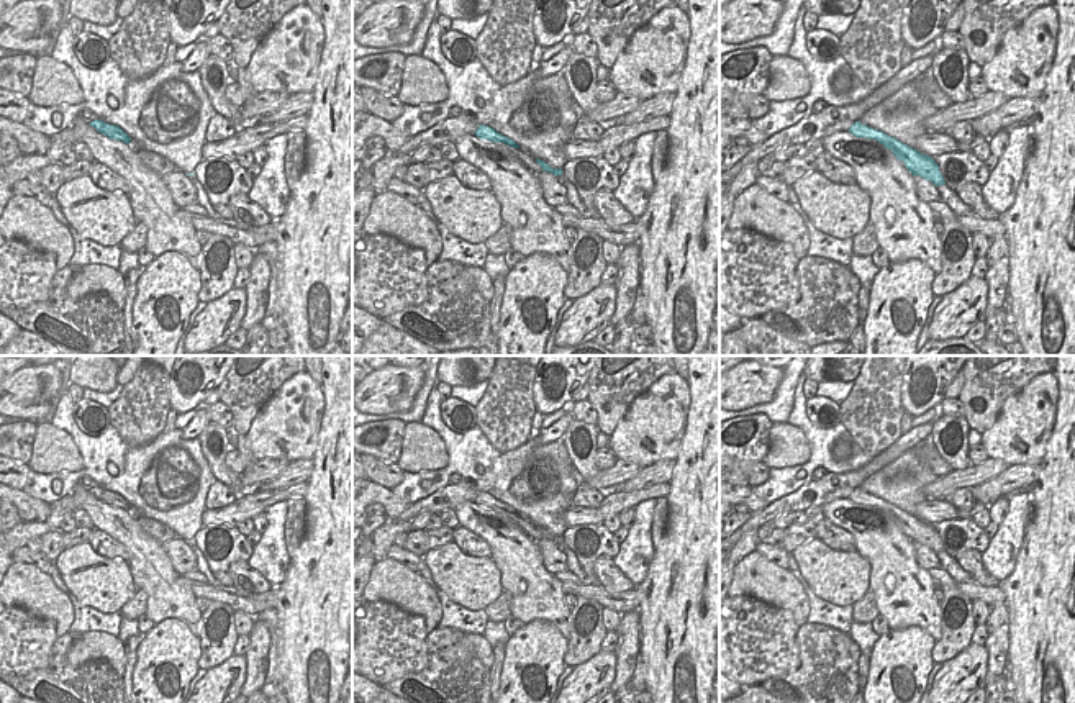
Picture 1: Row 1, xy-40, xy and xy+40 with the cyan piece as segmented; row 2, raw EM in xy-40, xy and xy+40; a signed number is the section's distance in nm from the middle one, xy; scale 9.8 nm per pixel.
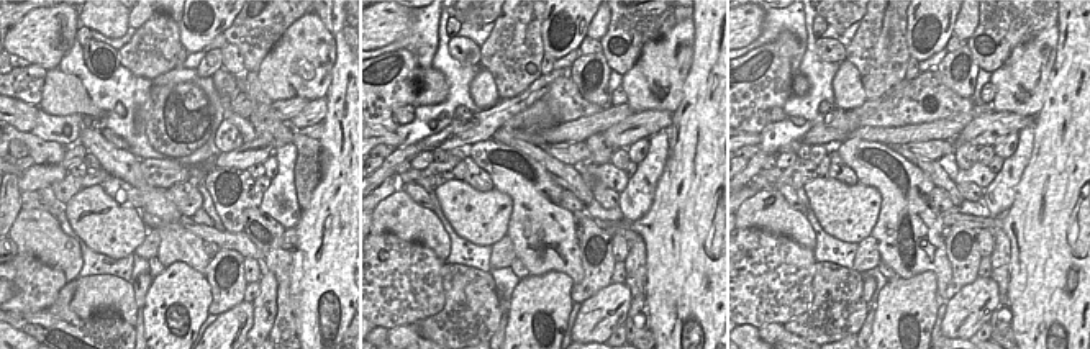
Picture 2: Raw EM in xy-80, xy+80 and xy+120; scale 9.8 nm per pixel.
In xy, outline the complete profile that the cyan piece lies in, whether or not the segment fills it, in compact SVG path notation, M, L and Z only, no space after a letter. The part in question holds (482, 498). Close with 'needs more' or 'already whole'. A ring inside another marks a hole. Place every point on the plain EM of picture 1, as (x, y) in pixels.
M480 492L474 501L480 506L488 506L492 510L505 510L511 515L519 515L513 506L497 500L493 495L485 492Z; already whole

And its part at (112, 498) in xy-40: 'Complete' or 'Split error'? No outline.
Complete.

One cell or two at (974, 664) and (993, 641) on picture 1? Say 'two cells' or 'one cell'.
two cells

